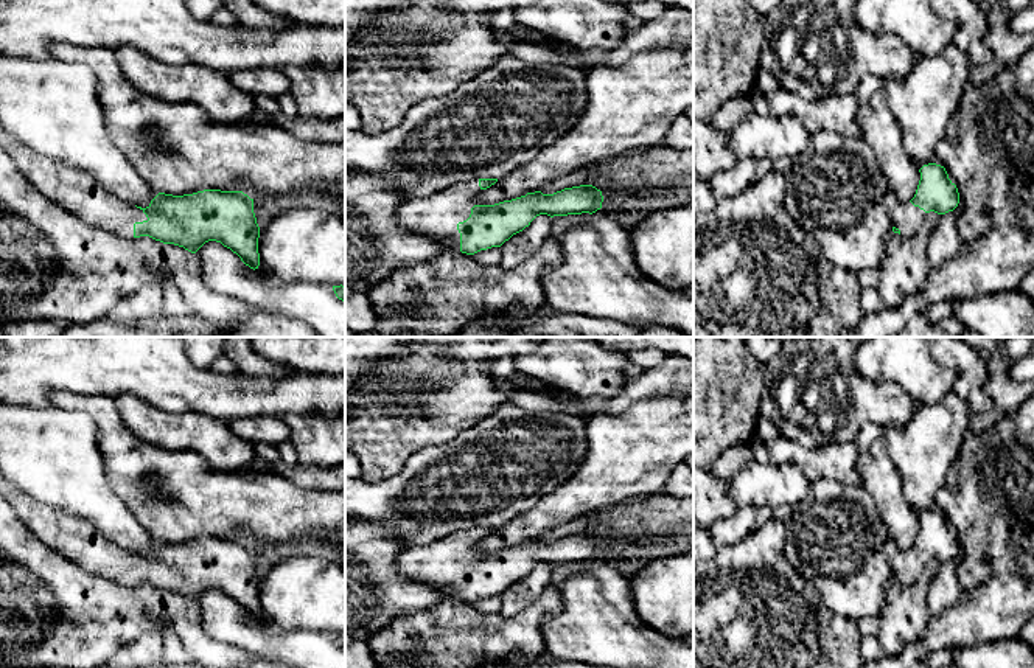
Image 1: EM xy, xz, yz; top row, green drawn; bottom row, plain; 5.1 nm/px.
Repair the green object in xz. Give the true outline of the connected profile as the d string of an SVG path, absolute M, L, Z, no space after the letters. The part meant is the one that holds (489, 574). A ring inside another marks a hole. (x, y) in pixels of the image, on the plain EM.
M473 527L429 545L409 545L398 555L395 569L407 578L443 589L448 597L474 603L501 595L540 562L592 562L603 550L600 538L580 533L554 542L535 539L494 553L477 553L476 544L496 530Z

